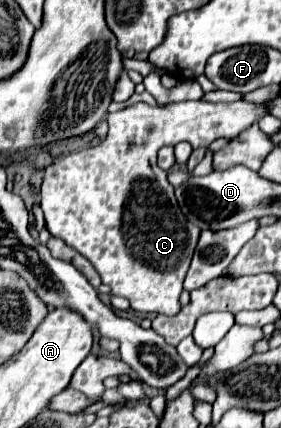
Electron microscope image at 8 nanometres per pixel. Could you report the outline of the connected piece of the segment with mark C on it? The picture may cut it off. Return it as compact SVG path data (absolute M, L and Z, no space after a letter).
M182 101L182 103L172 103L172 105L156 105L156 107L150 107L146 103L136 103L132 107L126 107L118 113L108 113L108 137L96 145L96 147L90 147L90 149L82 149L78 153L70 153L66 157L60 157L58 161L50 163L44 173L44 183L42 183L42 195L40 195L40 207L44 211L44 221L46 221L46 229L50 231L50 235L54 237L60 237L66 245L74 247L80 255L84 255L92 265L94 269L98 271L100 279L104 285L110 285L112 289L112 295L120 295L120 297L126 297L130 301L130 309L136 311L136 313L152 313L152 315L176 315L182 305L180 305L180 293L182 293L182 281L186 277L186 271L190 267L190 261L192 261L192 255L188 255L188 223L184 213L178 209L178 203L176 203L176 197L174 197L174 187L166 181L166 171L162 171L158 165L156 165L156 153L162 145L176 145L180 143L178 139L190 139L188 143L198 149L198 147L208 147L212 141L216 139L232 139L236 137L240 131L244 131L246 127L252 125L252 121L264 117L264 107L262 105L256 105L256 103L246 103L246 101L234 101L234 103L208 103L208 101Z

